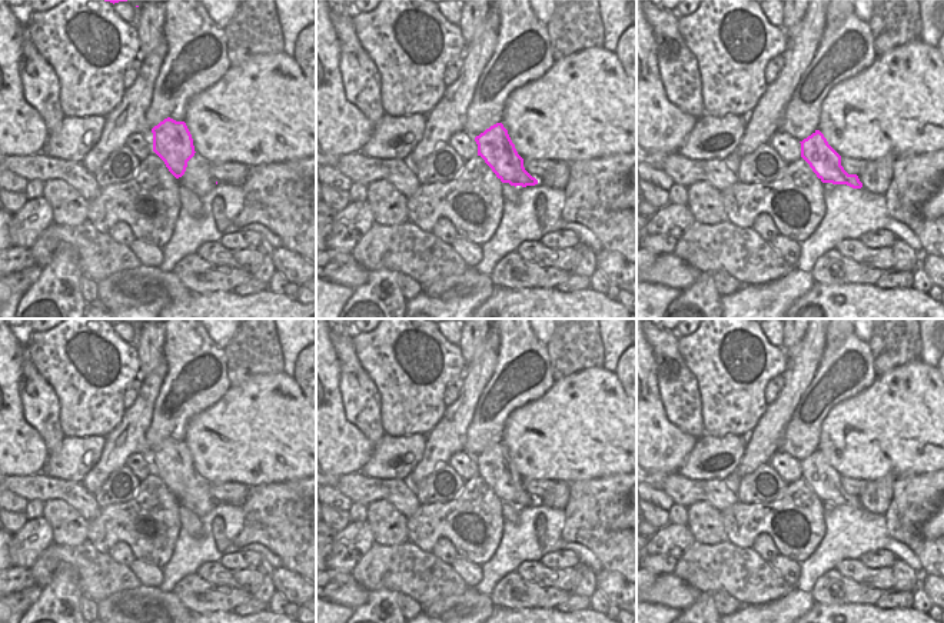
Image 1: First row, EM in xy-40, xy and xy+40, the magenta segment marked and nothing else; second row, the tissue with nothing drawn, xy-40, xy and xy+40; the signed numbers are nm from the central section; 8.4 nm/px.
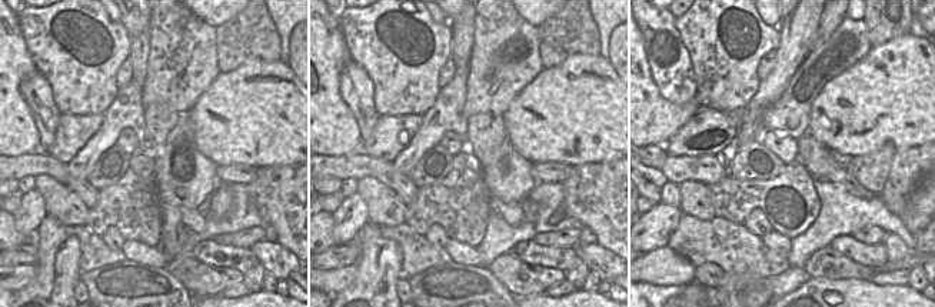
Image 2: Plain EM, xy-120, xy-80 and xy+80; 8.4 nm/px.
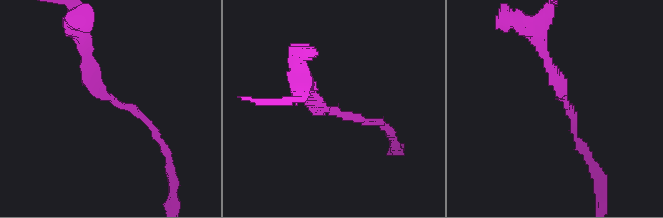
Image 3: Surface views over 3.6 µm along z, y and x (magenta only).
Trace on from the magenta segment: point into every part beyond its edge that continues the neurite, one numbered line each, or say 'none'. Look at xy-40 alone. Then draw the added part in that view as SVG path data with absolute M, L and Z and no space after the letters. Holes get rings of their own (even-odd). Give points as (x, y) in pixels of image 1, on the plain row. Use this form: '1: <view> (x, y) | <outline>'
none

